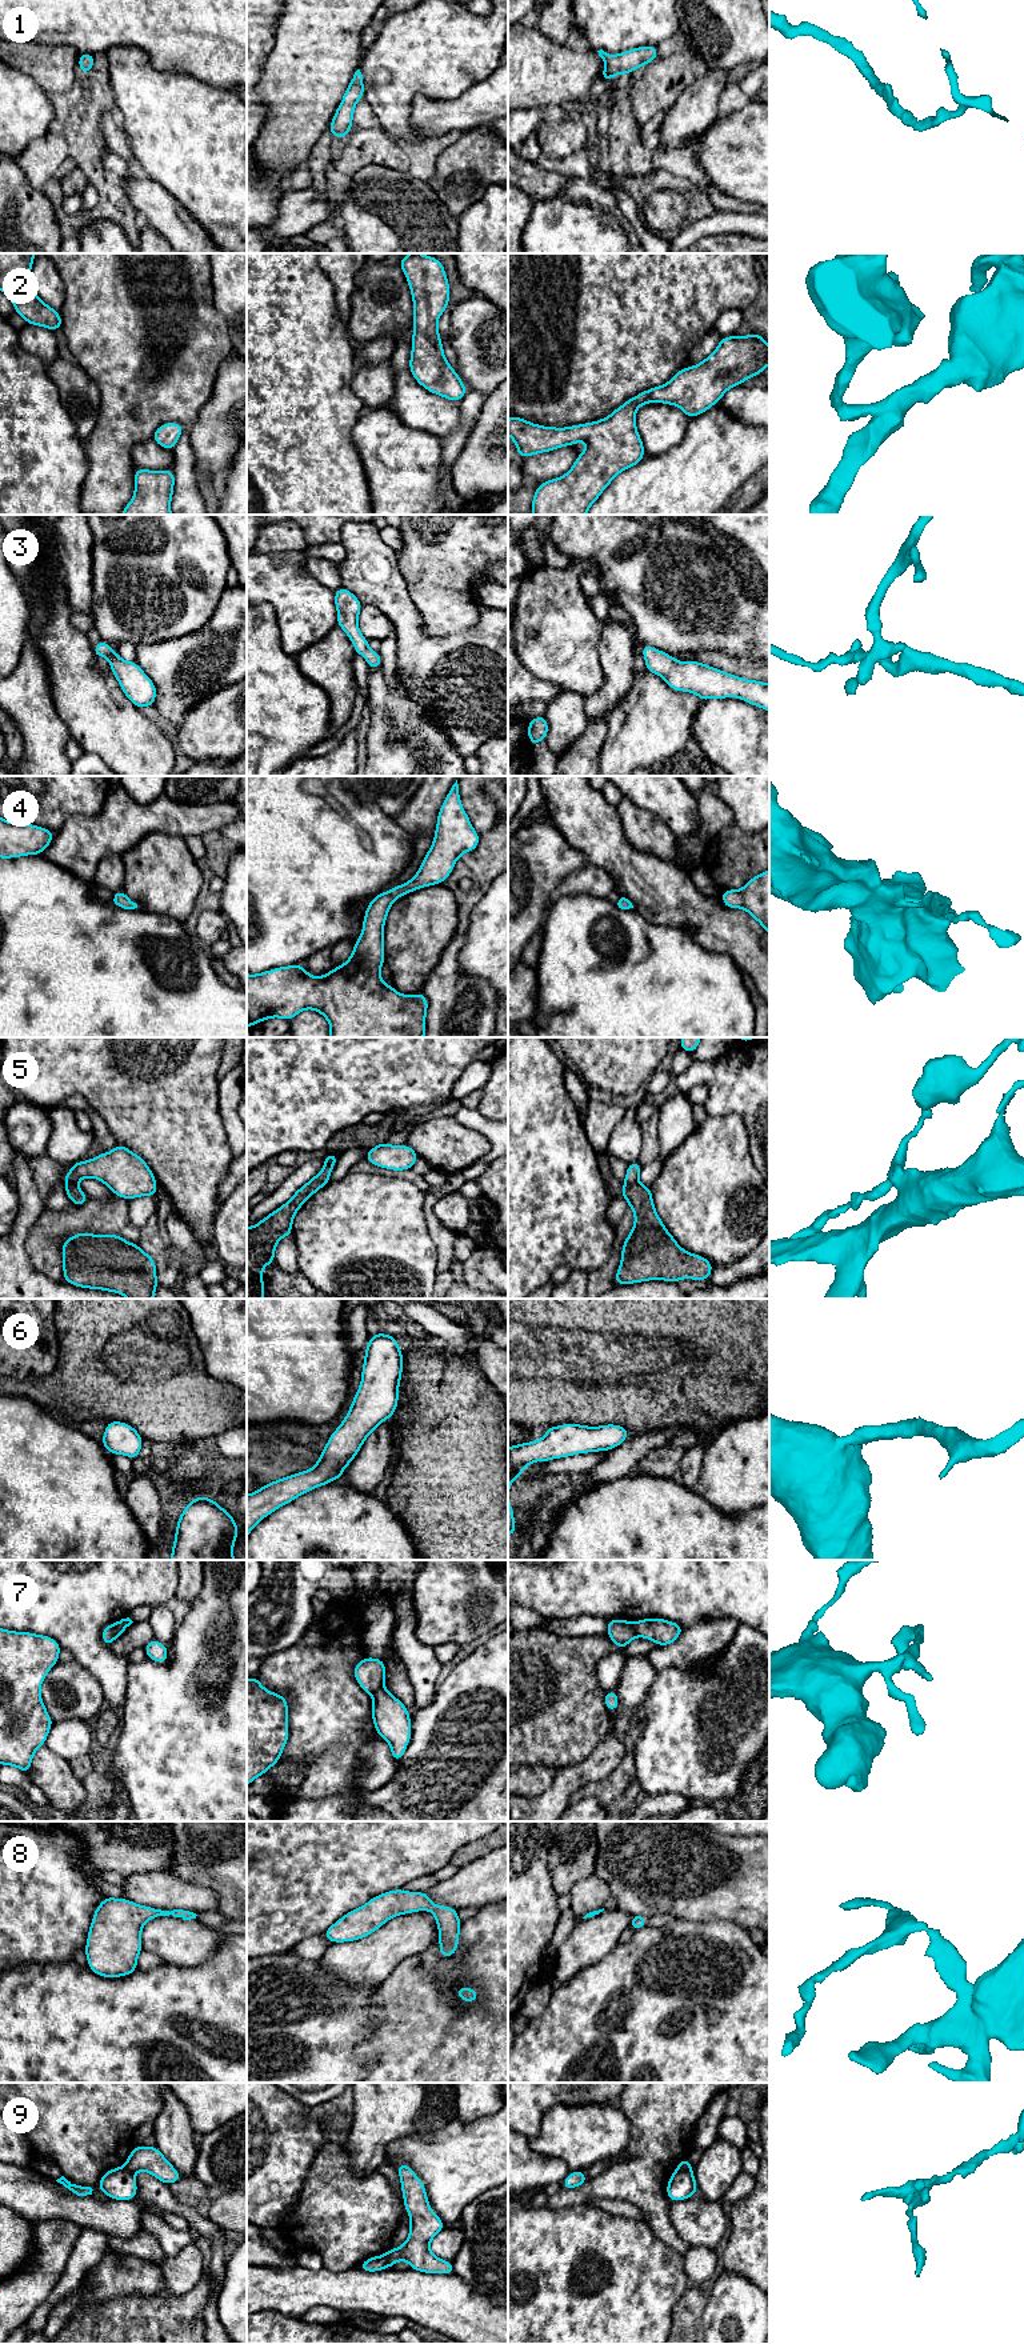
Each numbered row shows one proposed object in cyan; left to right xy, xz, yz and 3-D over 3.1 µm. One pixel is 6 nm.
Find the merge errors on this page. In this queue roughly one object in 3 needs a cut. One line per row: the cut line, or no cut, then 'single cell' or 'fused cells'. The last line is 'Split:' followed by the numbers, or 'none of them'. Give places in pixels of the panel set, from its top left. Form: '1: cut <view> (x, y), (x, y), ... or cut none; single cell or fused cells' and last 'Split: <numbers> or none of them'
1: cut none; single cell
2: cut none; single cell
3: cut none; single cell
4: cut none; single cell
5: cut yz (624, 1180), (627, 1183), (636, 1182); fused cells
6: cut none; single cell
7: cut xz (383, 1686), (371, 1695); fused cells
8: cut none; single cell
9: cut xz (387, 2252), (390, 2266); fused cells
Split: 5, 7, 9

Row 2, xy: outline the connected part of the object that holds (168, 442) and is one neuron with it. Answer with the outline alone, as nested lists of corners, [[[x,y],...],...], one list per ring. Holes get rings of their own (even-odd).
[[[164,423],[155,431],[152,439],[167,451],[173,451],[184,428],[185,427],[179,423]]]

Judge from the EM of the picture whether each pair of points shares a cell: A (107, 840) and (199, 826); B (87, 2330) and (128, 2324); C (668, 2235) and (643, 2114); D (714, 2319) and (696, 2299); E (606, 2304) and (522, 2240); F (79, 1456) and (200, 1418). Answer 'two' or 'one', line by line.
A: one
B: one
C: one
D: two
E: one
F: two

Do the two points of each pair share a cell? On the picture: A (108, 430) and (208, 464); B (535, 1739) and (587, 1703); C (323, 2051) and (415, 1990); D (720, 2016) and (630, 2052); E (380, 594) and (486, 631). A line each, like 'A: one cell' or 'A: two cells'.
A: two cells
B: one cell
C: two cells
D: one cell
E: one cell

